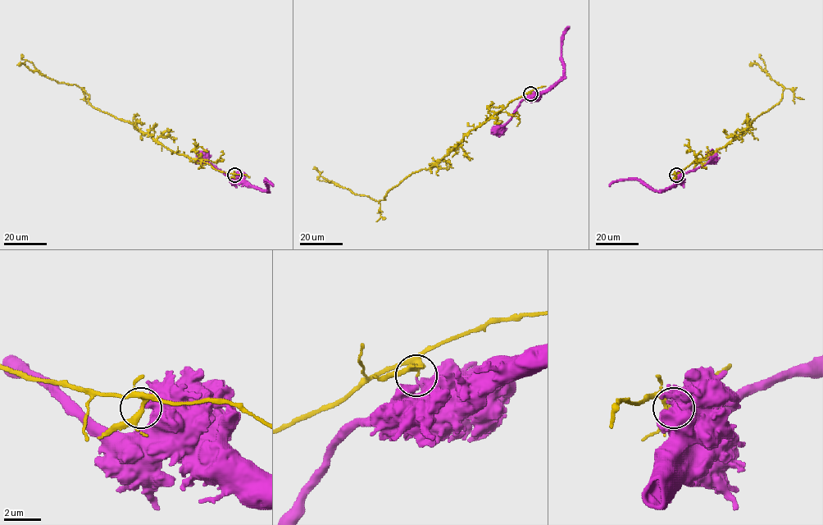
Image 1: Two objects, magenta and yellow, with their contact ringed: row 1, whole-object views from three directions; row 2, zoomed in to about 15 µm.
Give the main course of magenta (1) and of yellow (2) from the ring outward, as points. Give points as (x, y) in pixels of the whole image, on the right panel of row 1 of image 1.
1: (676, 175), (672, 184), (663, 190), (652, 190), (634, 179), (617, 180), (609, 186)
2: (676, 175), (696, 160), (723, 148), (743, 133), (761, 114), (779, 102), (784, 88), (758, 65), (751, 65)

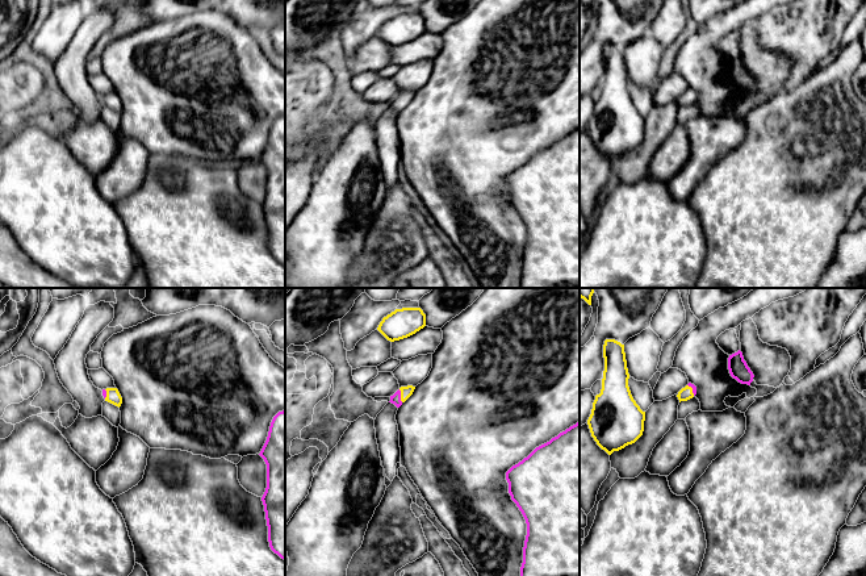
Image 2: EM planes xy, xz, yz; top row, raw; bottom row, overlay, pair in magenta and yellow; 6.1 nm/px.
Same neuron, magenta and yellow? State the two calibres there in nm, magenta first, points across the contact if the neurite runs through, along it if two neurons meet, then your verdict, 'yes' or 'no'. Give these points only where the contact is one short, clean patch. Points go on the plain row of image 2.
calibres 60 and 70 nm; no

